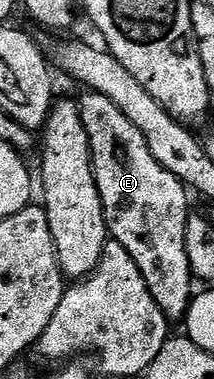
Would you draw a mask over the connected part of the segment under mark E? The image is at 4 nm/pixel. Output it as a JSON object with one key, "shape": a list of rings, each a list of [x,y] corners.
{"shape":[[[86,91],[84,95],[85,97],[80,97],[79,107],[89,139],[89,152],[93,156],[93,173],[99,198],[103,202],[108,235],[119,242],[119,246],[123,246],[123,250],[127,250],[131,258],[135,258],[135,266],[139,266],[139,274],[143,274],[143,282],[147,282],[147,290],[151,290],[151,298],[155,298],[159,310],[163,310],[163,314],[171,322],[184,321],[189,312],[189,302],[195,295],[195,281],[185,249],[185,231],[191,215],[190,193],[181,180],[175,178],[175,174],[155,162],[155,154],[147,150],[143,134],[135,130],[135,125],[127,119],[127,114],[123,114],[123,110],[119,110],[119,106],[111,102],[111,98],[103,98],[103,94],[90,91]]]}

